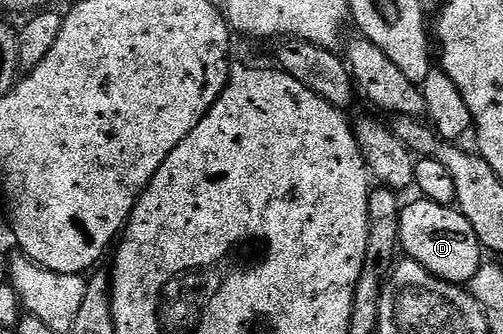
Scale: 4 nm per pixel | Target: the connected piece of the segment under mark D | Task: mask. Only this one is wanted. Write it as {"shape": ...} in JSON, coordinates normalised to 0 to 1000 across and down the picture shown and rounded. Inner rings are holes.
{"shape":[[[825,593],[819,611],[803,608],[795,620],[793,725],[799,751],[815,775],[829,781],[839,802],[853,808],[853,820],[861,820],[871,838],[883,838],[895,850],[915,856],[934,853],[934,838],[938,835],[942,841],[950,829],[952,805],[964,787],[964,746],[954,731],[940,677],[932,677],[932,653],[924,653],[924,641],[915,635],[911,620],[871,611],[859,599]]]}

